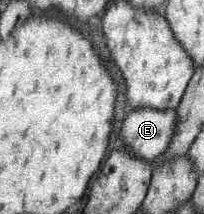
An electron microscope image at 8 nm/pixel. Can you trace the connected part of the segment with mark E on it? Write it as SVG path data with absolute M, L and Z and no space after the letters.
M177 108L129 110L119 132L121 146L139 158L156 161L169 149L173 136L178 132L180 117Z

